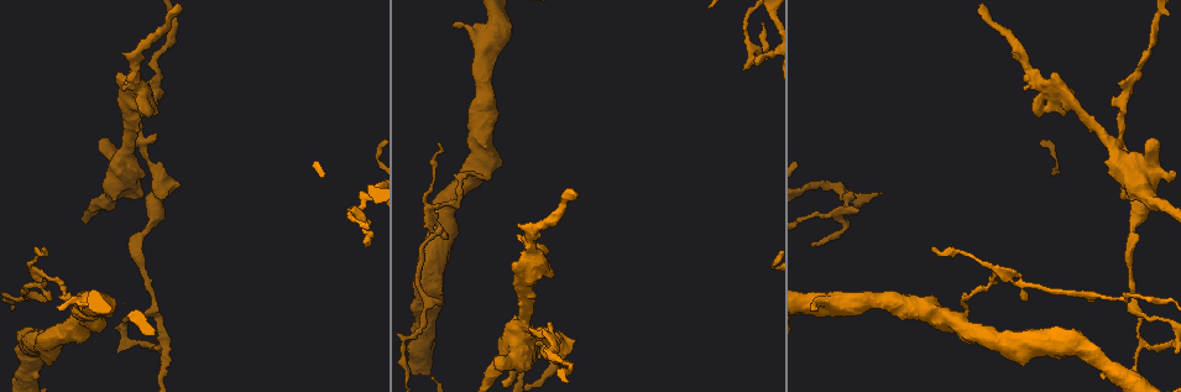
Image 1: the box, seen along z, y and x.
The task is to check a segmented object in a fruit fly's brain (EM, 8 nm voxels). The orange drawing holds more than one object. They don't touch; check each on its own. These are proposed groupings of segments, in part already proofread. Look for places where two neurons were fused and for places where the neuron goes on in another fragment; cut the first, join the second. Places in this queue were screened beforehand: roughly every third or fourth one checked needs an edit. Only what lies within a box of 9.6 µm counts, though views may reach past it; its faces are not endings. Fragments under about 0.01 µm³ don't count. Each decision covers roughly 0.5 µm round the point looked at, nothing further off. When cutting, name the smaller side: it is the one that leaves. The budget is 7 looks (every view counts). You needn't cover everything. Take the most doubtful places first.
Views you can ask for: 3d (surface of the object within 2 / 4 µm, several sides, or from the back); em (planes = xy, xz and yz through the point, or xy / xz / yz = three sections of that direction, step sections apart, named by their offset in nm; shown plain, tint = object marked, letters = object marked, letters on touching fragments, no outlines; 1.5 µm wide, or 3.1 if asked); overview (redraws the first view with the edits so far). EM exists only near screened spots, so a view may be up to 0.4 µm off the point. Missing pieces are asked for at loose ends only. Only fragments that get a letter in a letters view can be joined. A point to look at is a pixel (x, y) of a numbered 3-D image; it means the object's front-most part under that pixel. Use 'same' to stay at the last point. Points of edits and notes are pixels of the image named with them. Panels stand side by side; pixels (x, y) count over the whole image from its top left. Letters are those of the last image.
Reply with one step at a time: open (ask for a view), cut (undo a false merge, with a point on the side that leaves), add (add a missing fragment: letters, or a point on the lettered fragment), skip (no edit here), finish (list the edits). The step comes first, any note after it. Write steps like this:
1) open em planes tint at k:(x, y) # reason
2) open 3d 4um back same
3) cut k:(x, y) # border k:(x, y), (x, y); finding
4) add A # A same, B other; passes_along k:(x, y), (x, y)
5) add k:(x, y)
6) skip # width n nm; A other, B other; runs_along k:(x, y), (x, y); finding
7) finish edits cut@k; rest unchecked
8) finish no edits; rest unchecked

open em xy step 4 tint at 1:(762, 25) # branch stops here

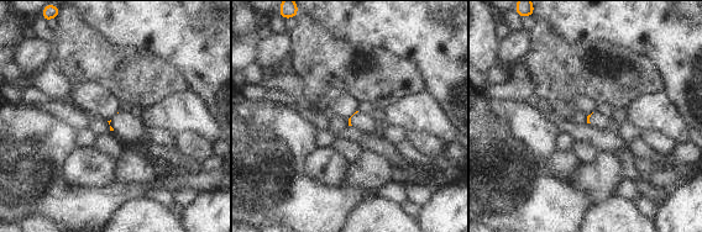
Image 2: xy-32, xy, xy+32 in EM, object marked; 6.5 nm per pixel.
open em planes tint same

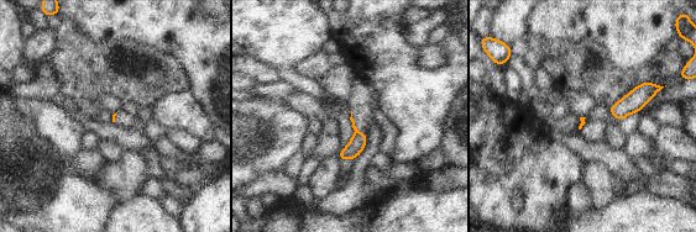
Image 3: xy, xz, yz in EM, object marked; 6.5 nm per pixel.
open em planes letters same

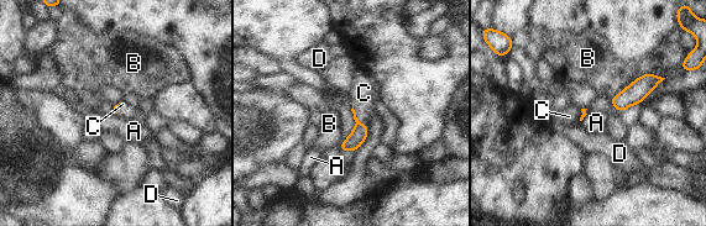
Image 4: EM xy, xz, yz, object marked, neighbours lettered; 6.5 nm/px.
add C # A other, B other, C same, D other; the neuron continues

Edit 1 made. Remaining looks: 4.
open overview

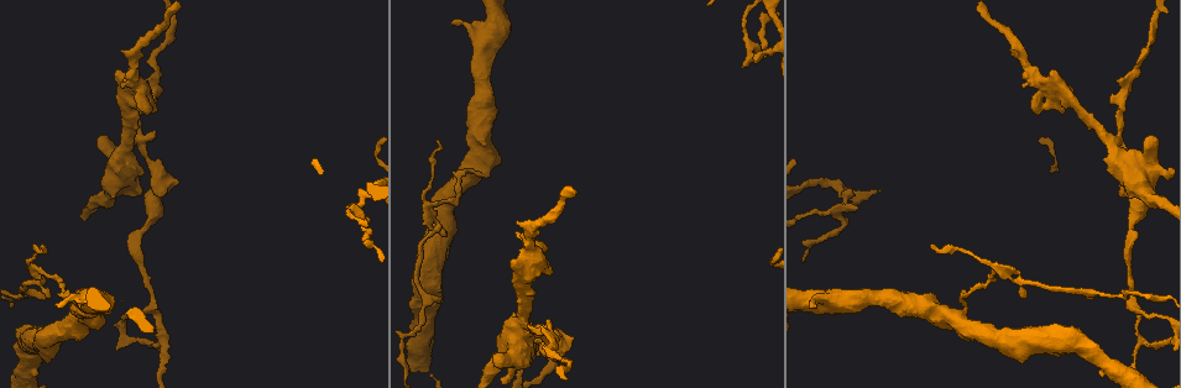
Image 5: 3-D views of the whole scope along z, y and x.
open 3d 4um at 5:(1092, 298) # thin end

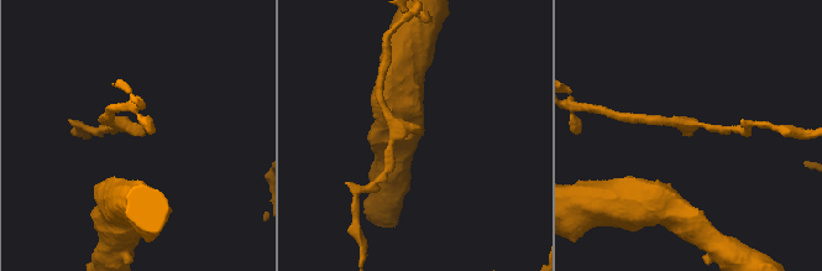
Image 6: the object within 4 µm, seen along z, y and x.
open em planes plain at 6:(417, 134)

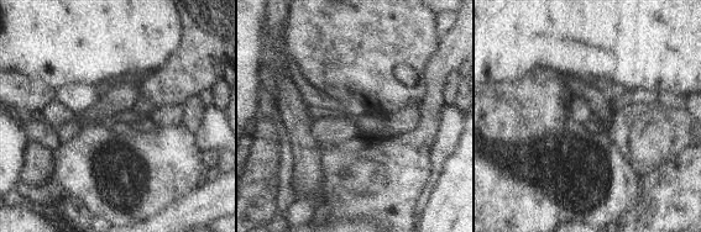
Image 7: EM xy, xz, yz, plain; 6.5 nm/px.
open em planes letters same

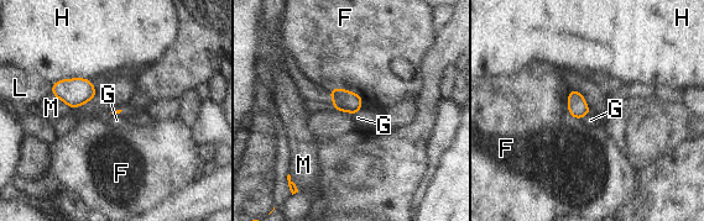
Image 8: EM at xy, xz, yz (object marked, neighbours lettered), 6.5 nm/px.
skip # F other, G other, H other, L other, M other; none of them fits

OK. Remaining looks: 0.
finish edits add@4; rest unchecked

